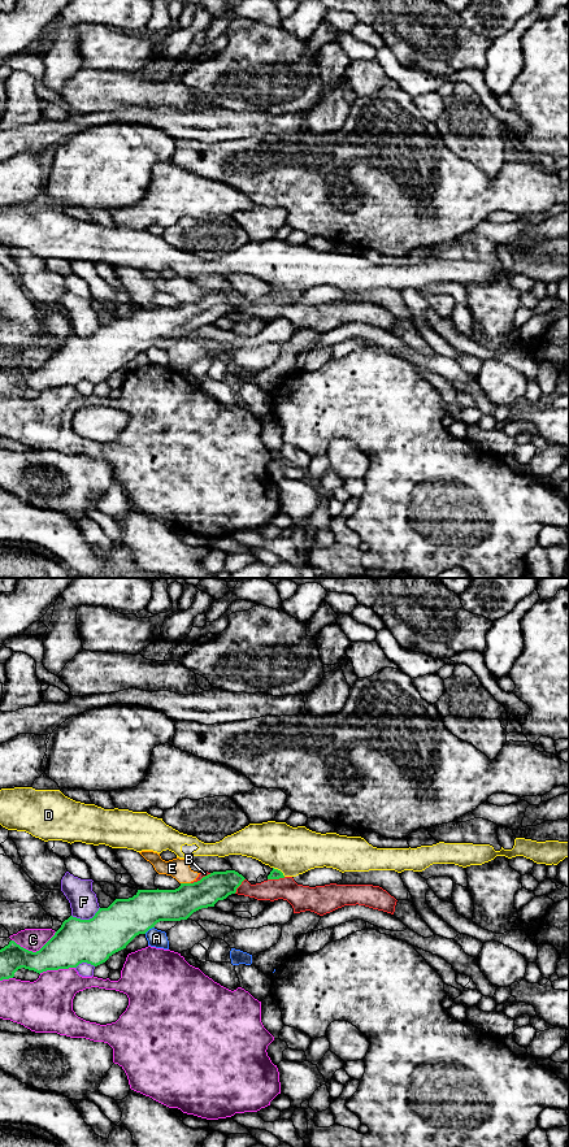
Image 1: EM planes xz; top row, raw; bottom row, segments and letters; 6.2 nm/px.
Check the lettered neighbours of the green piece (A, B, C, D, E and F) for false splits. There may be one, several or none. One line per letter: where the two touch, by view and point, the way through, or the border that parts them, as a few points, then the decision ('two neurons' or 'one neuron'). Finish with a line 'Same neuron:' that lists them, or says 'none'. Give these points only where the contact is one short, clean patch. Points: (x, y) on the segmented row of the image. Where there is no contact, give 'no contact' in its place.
A: contact xz (148, 929); two neurons
B: contact xz (276, 878); two neurons
C: contact xz (34, 952); two neurons
D: contact xz (279, 870); two neurons
E: contact xz (186, 883); border xz (181, 882), (190, 883); two neurons
F: contact xz (86, 920); two neurons
Same neuron: none

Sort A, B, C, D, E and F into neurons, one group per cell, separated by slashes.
A / B E / C / D / F

